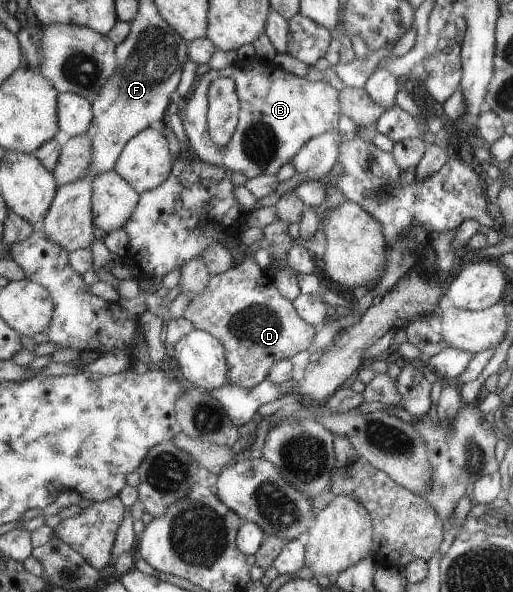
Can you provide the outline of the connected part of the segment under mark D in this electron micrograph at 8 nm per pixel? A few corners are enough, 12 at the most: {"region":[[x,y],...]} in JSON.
{"region":[[249,255],[181,316],[221,341],[229,384],[262,384],[309,350],[298,317]]}

